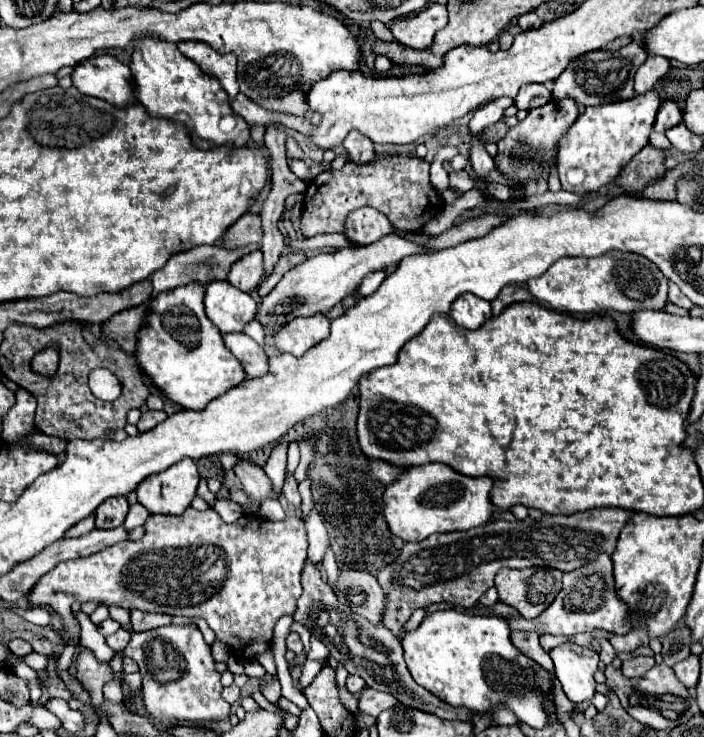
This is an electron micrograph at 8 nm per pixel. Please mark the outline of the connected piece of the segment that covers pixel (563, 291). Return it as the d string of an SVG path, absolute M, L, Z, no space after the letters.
M610 251L602 257L564 257L558 259L544 275L530 279L530 293L538 301L546 301L554 311L566 313L596 313L614 309L620 313L636 313L644 309L664 309L668 303L668 281L658 273L658 267L636 253Z

